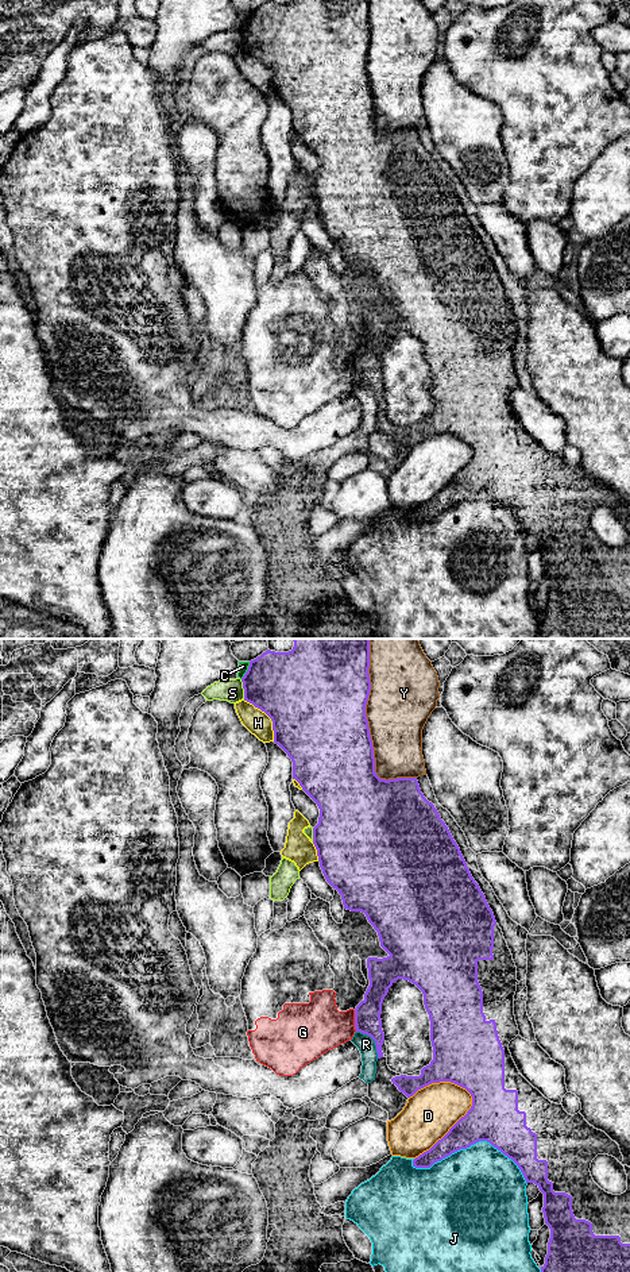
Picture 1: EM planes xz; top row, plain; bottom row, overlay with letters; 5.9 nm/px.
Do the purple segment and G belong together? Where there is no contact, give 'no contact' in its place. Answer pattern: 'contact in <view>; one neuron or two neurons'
contact in xz; two neurons

